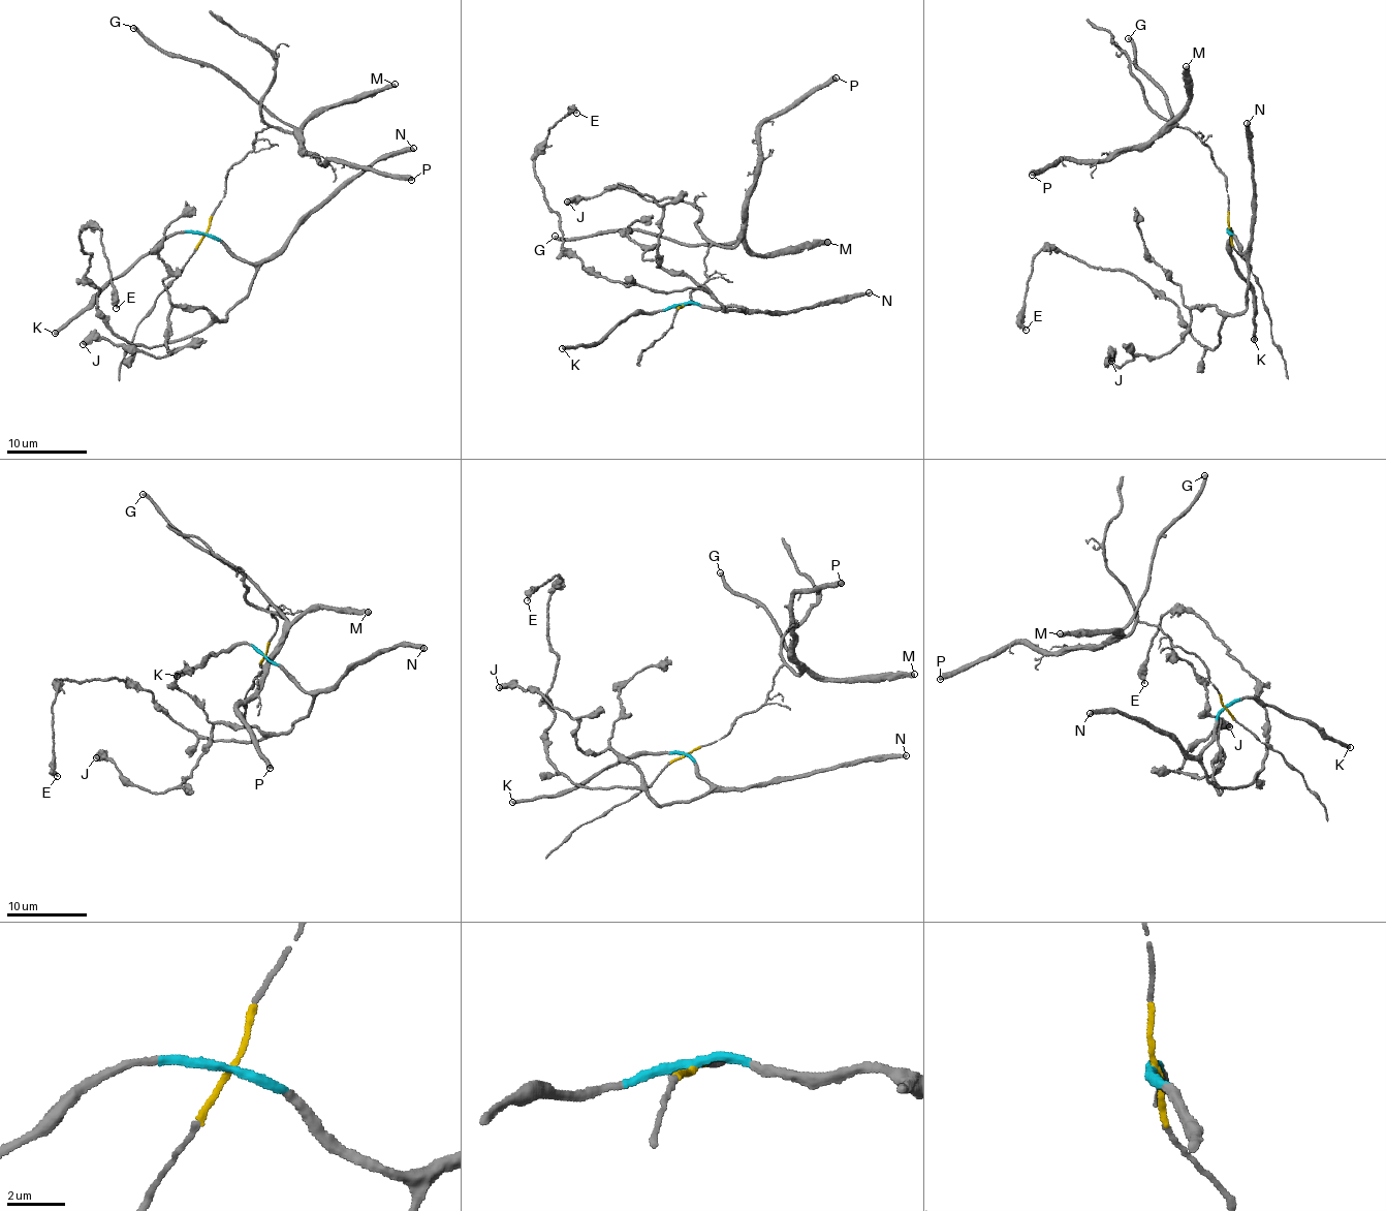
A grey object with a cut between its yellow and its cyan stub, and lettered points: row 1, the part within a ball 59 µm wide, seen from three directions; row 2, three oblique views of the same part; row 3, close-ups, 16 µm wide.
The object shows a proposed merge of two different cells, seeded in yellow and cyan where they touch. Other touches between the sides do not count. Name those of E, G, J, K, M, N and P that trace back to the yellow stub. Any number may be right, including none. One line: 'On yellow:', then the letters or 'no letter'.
On yellow: G, M, P

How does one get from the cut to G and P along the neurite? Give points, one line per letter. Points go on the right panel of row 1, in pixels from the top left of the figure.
G: (1229, 228), (1225, 175), (1203, 143), (1170, 123), (1176, 123), (1171, 123), (1163, 91), (1133, 64), (1128, 39)
P: (1229, 228), (1225, 175), (1203, 143), (1170, 123), (1176, 123), (1101, 160), (1057, 161), (1032, 174)

